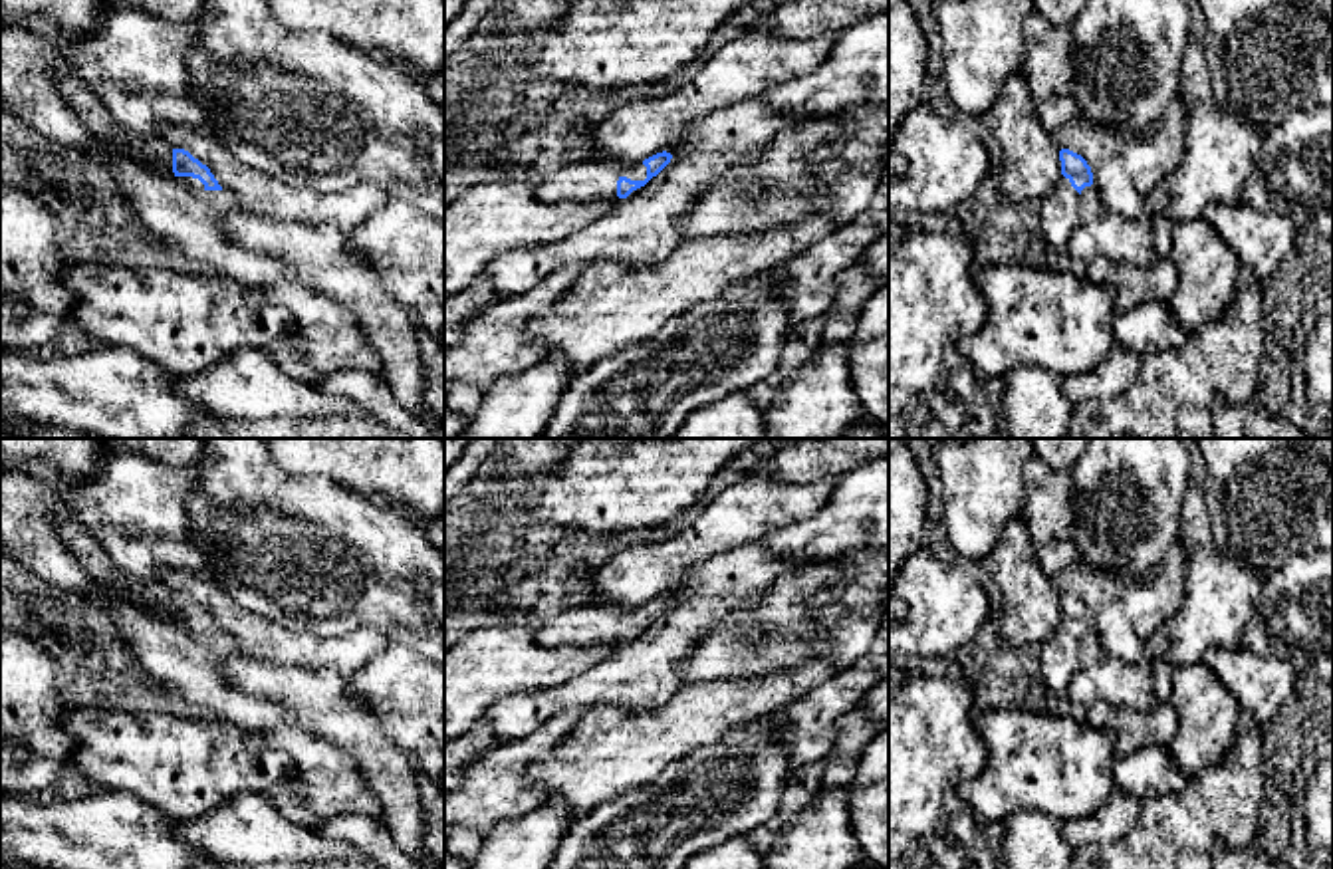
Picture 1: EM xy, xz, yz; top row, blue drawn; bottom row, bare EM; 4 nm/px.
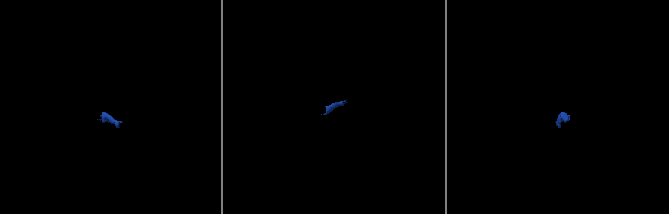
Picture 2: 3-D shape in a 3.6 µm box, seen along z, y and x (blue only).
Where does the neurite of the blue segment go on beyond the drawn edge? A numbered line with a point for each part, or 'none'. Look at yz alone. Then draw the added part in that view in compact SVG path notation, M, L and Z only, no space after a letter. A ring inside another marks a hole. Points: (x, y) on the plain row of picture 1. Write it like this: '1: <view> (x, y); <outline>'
1: yz (1058, 655); M1069 623L1039 645L1039 671L1053 698L1069 702L1069 683L1079 669L1079 637Z

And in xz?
1: xz (586, 625); M585 603L553 615L534 631L534 637L540 645L551 647L595 647L617 641L621 621L645 625L647 611L643 607Z

